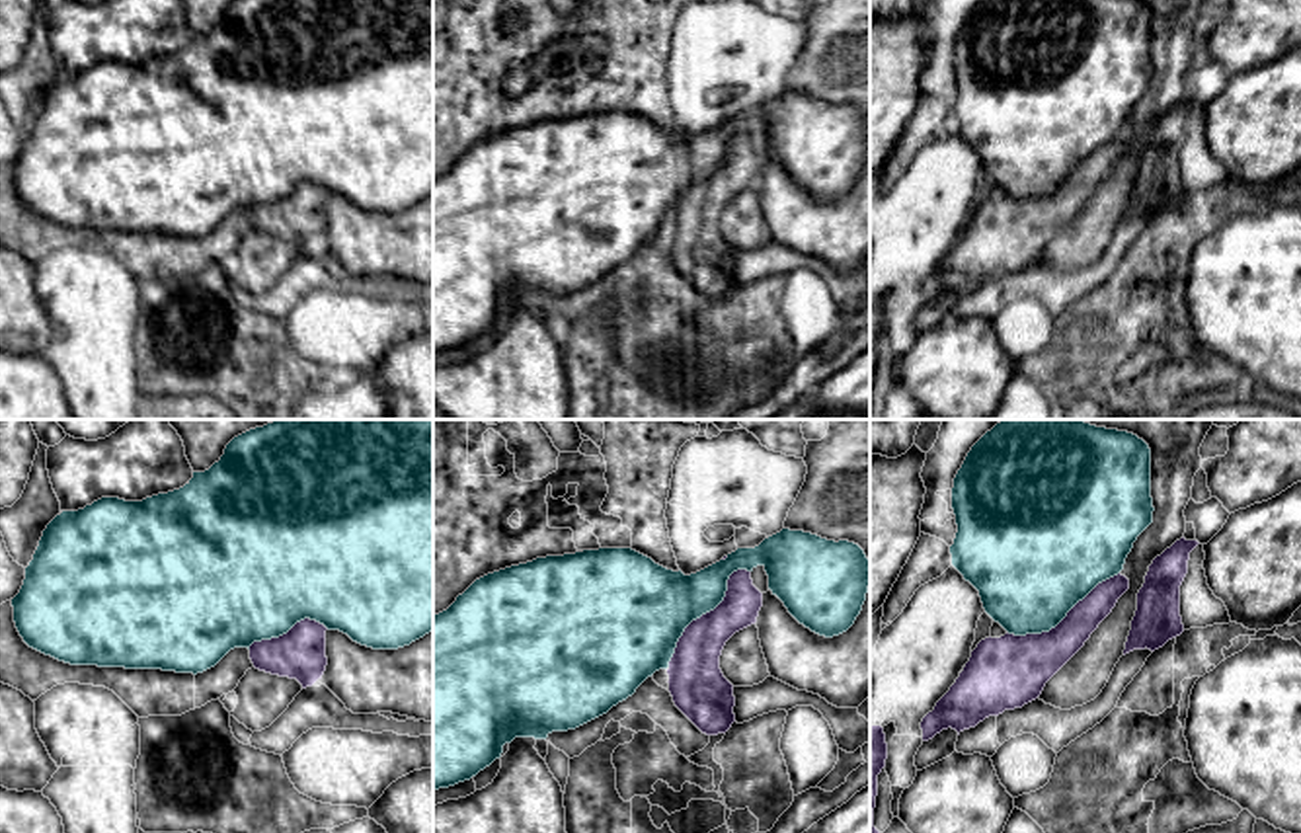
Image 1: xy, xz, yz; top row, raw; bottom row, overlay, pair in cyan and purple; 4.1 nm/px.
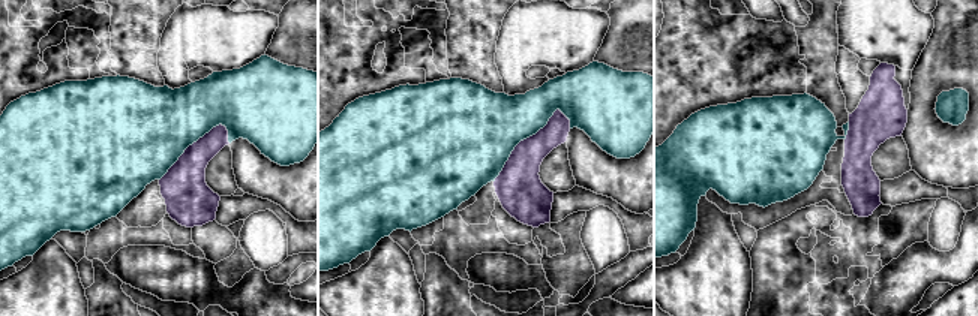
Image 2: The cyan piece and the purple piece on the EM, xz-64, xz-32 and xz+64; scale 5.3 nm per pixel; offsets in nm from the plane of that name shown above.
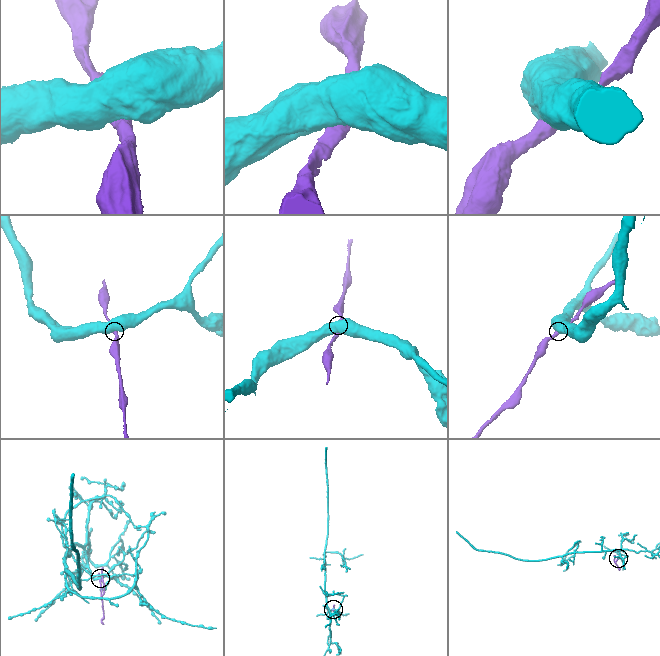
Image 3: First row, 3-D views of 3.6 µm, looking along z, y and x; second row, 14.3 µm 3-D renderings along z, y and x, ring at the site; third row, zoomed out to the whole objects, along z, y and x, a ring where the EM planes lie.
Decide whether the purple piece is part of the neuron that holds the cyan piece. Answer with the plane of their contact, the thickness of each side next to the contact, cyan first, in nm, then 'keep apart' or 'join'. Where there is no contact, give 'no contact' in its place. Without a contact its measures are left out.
xz | 360/200 nm | keep apart

